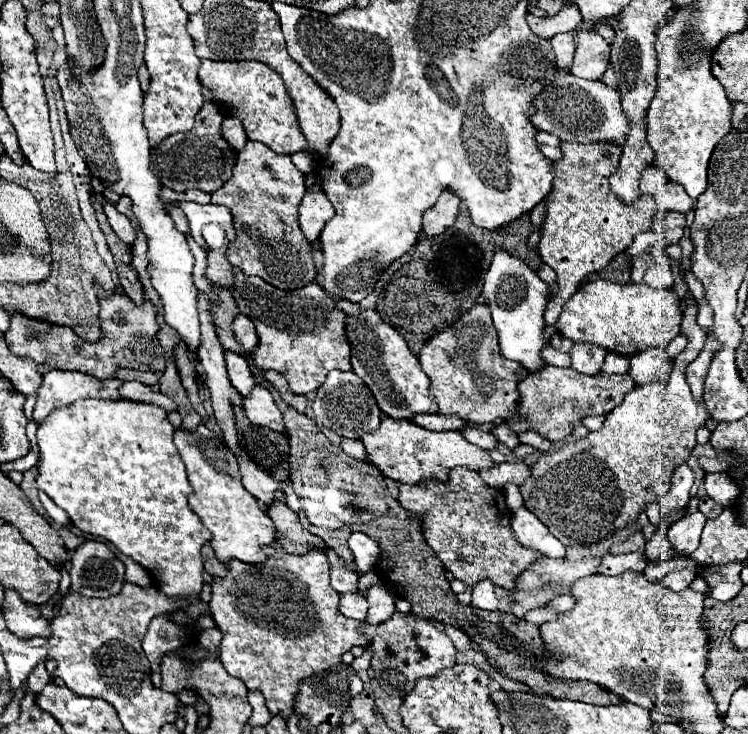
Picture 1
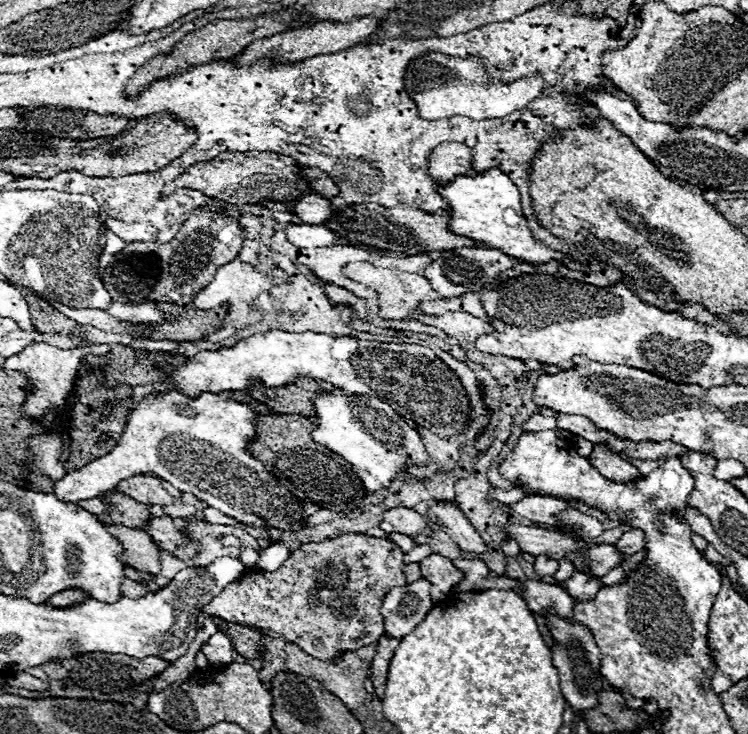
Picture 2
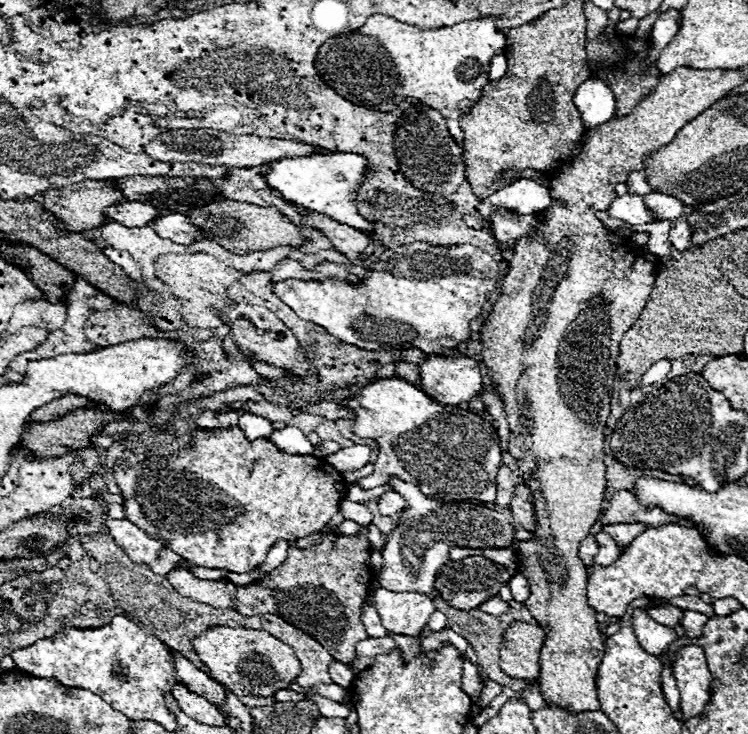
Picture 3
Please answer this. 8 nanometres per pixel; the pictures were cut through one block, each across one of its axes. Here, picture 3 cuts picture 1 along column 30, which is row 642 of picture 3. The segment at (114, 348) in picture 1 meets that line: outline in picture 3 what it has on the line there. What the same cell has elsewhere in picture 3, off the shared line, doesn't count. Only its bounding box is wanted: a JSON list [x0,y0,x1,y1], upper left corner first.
[166,526,374,664]

